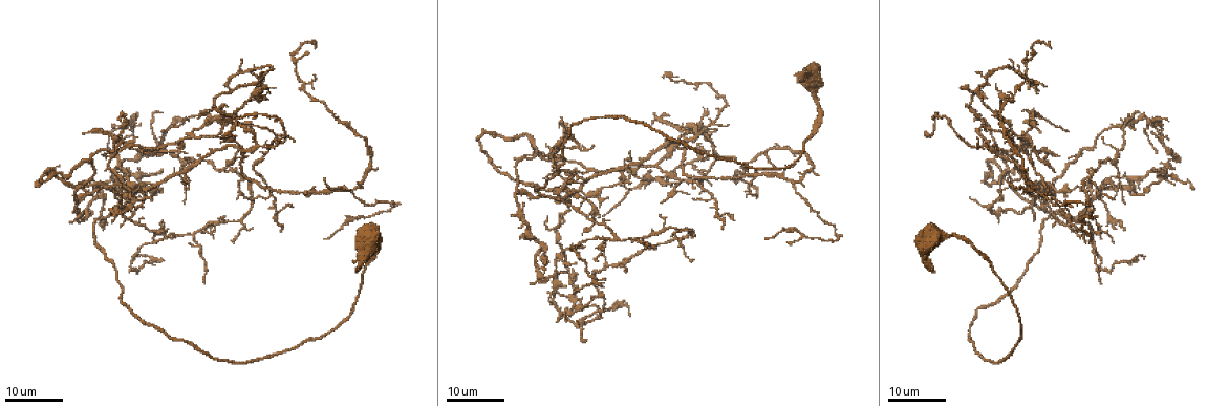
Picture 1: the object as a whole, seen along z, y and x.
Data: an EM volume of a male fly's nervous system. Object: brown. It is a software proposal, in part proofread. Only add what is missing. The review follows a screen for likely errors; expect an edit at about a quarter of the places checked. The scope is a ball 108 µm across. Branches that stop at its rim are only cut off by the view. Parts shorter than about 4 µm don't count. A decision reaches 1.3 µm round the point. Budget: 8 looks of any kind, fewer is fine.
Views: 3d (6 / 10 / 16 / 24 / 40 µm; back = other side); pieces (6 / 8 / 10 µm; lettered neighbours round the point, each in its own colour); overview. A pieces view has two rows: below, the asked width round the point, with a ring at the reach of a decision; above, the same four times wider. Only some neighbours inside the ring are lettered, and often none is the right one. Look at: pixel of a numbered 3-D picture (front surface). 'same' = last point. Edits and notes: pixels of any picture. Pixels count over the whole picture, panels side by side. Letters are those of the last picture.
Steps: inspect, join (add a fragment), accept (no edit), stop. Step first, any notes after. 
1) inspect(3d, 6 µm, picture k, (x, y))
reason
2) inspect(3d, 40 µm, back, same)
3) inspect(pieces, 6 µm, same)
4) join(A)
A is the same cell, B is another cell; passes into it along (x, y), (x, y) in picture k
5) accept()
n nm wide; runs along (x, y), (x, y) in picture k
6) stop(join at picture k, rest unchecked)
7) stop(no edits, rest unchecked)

inspect(3d, 24 µm, picture 1, (625, 183))

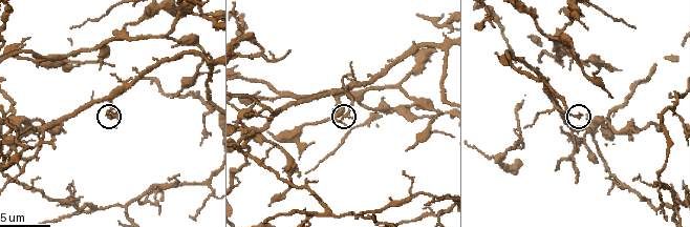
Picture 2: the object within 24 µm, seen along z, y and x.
inspect(pieces, 10 µm, picture 2, (342, 118))
see the neighbours

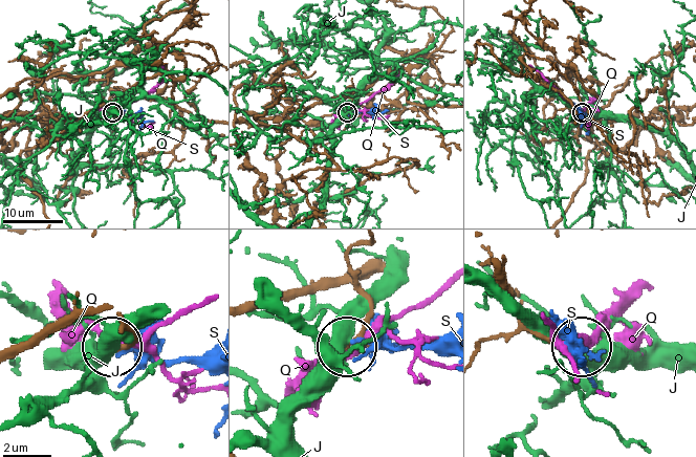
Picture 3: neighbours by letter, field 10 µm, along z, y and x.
accept()
J, Q and S are other cells; runs along (251, 310), (346, 284), (368, 306), (348, 346) in picture 3; none of them fits

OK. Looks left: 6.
inspect(3d, 10 µm, picture 2, (268, 202))
an open end

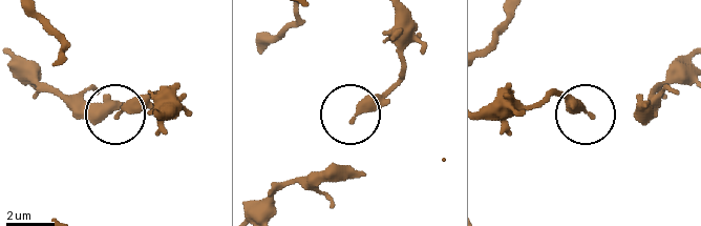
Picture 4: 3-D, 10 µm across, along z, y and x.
inspect(pieces, 6 µm, picture 4, (590, 115))
see the neighbours

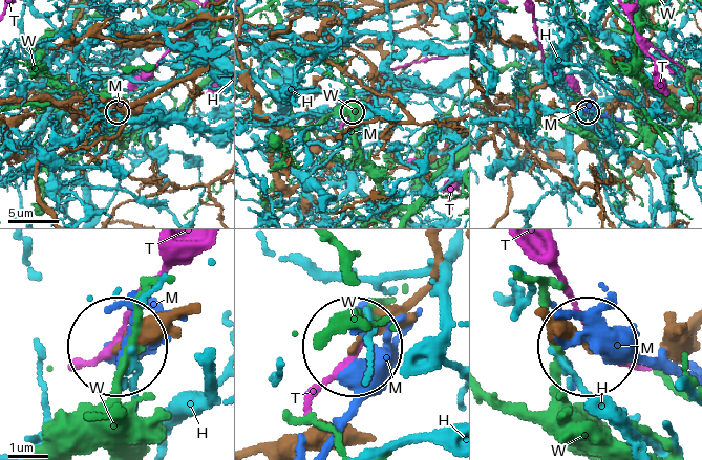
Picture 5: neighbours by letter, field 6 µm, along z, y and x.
accept()
160 nm wide; H, M, T and W are other cells; runs along (429, 246), (422, 286), (356, 343) in picture 5; none of them fits

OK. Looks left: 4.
inspect(3d, 24 µm, picture 1, (1140, 111))
thin end

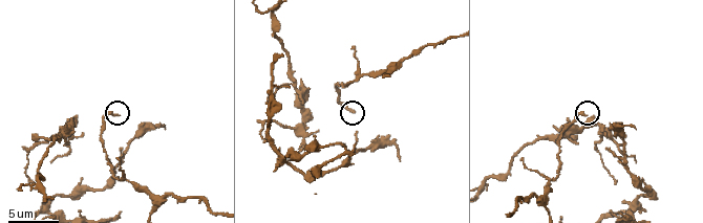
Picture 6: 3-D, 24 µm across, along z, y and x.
inspect(pieces, 8 µm, picture 6, (587, 115))

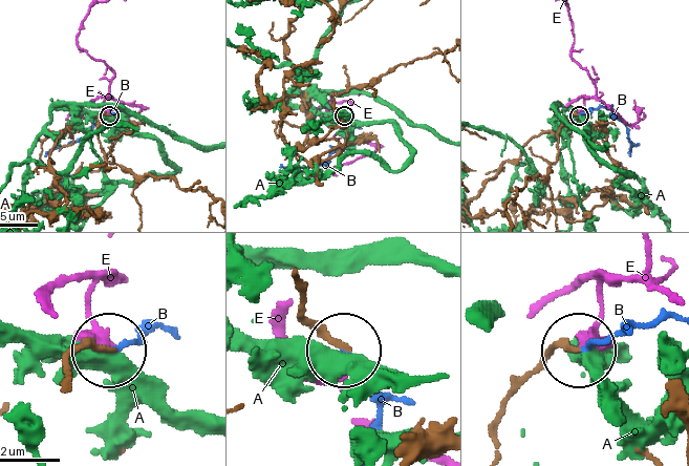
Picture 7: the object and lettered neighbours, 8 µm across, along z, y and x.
join(B)
B is the same cell, A and E are other cells; passes into it along (63, 378), (81, 351), (126, 345), (141, 331) in picture 7; the neuron continues

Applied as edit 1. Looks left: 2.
inspect(3d, 16 µm, picture 1, (1039, 90))
long arm stops here

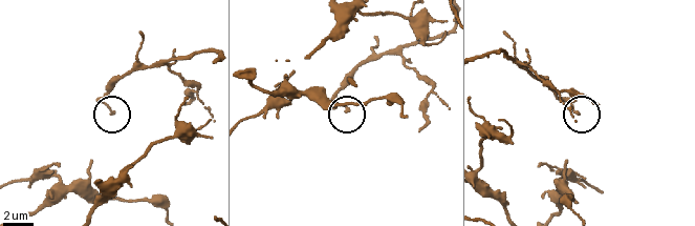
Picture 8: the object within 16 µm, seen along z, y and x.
inspect(pieces, 6 µm, picture 8, (347, 112))

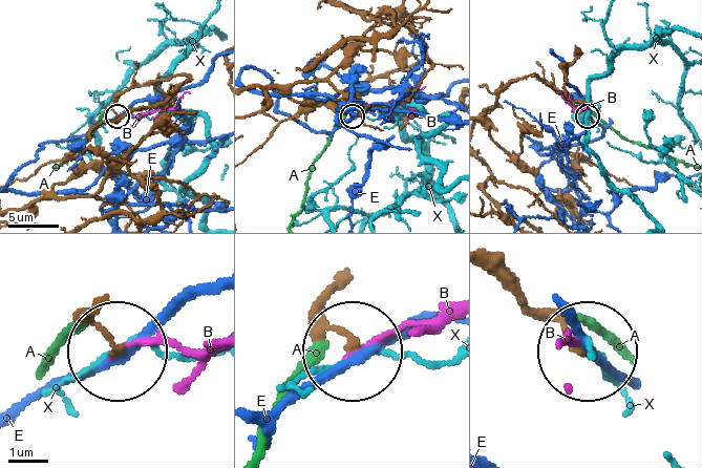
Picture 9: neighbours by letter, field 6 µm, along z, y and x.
join(A)
160 nm wide; A is the same cell, B, E and X are other cells; passes into it along (90, 305), (47, 359) in picture 9; the neuron continues

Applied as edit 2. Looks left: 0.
stop(join at picture 7, join at picture 9, rest unchecked)

